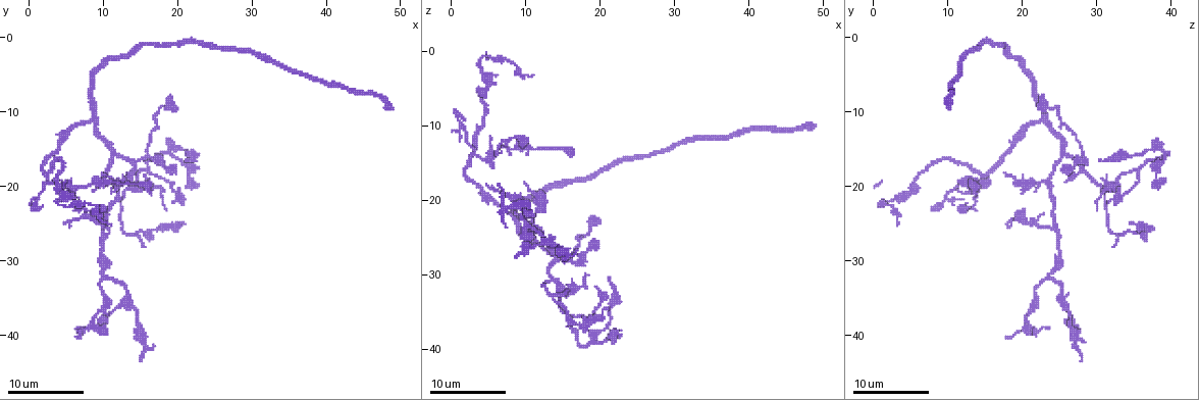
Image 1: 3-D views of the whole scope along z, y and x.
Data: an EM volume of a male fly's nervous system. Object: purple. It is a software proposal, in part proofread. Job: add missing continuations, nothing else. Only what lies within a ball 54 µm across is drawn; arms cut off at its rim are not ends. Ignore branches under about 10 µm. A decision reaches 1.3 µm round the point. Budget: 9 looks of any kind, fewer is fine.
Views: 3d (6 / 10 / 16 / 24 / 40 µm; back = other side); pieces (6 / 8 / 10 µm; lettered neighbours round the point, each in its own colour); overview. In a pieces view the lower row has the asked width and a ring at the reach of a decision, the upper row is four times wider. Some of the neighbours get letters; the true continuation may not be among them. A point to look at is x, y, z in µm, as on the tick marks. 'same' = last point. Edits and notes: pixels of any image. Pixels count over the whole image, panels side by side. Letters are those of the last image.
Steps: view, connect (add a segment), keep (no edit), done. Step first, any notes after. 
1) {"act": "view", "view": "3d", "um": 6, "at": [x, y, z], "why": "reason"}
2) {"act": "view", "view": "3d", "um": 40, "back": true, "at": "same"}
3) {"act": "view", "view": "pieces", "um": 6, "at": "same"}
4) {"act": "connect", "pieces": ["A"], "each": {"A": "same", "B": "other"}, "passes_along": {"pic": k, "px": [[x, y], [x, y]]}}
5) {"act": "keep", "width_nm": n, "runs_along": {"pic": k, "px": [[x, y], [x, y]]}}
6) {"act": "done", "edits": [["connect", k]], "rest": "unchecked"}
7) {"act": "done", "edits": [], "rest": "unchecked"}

{"act": "view", "view": "pieces", "um": 8, "at": [19.0, 8.0, 22.5], "why": "branch stops here"}

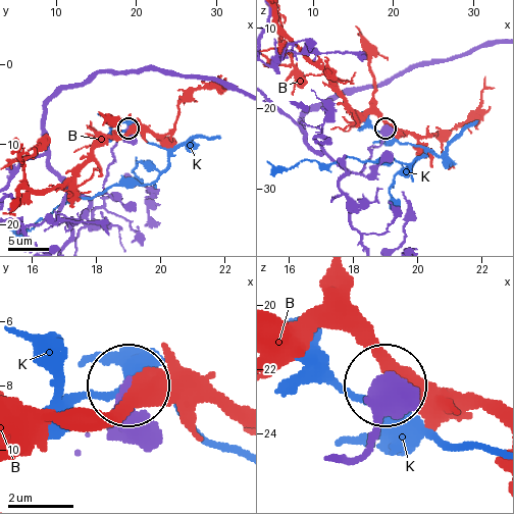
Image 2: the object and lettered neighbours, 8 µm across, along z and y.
{"act": "keep", "width_nm": 500, "each": {"B": "other", "K": "other"}, "found": "none of them fits"}

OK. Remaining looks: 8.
{"act": "view", "view": "pieces", "um": 6, "at": [10.0, 23.0, 12.0], "why": "branch stops here"}

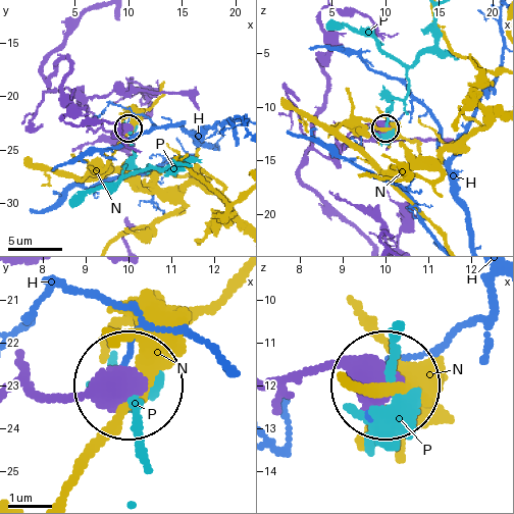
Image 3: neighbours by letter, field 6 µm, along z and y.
{"act": "keep", "each": {"H": "other", "N": "other", "P": "other"}, "runs_along": {"pic": 3, "px": [[76, 28], [45, 82], [89, 126], [129, 130]]}, "found": "none of them fits"}

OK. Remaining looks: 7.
{"act": "view", "view": "pieces", "um": 8, "at": [16.5, 21.0, 13.5], "why": "free end"}

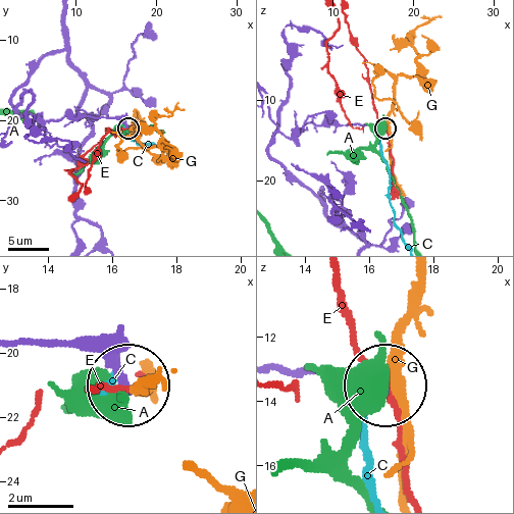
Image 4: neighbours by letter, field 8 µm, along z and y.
{"act": "keep", "each": {"A": "other", "C": "other", "E": "other", "G": "other"}, "runs_along": {"pic": 4, "px": [[21, 344], [88, 347], [125, 382]]}, "found": "none of them fits"}

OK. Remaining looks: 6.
{"act": "view", "view": "3d", "um": 6, "at": [19.5, 18.0, 26.0], "why": "free end"}

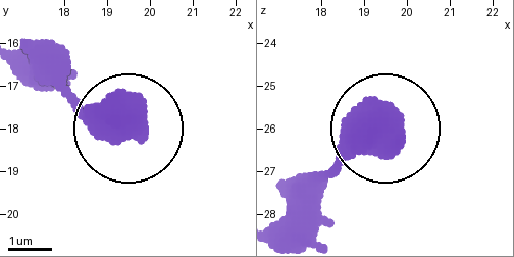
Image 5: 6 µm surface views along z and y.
{"act": "view", "view": "pieces", "um": 6, "at": [19.70, 17.80, 25.70], "why": "see the neighbours"}

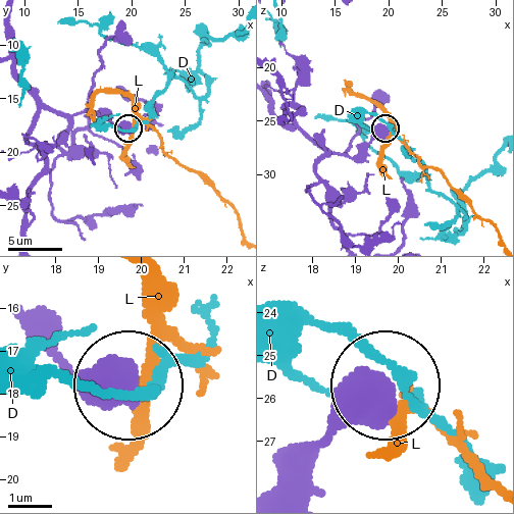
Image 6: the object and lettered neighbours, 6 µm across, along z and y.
{"act": "keep", "each": {"D": "other", "L": "other"}, "runs_along": {"pic": 6, "px": [[281, 484], [376, 390]]}, "found": "no lettered segment goes on from it"}

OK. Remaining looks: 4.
{"act": "done", "edits": [], "rest": "unchecked"}

